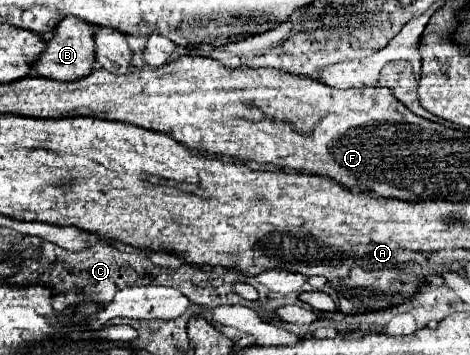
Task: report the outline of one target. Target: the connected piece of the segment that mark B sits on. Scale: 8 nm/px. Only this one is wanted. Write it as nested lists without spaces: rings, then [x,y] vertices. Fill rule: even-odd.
[[[67,16],[53,28],[53,36],[45,40],[45,50],[33,62],[33,72],[37,76],[45,76],[53,80],[77,80],[89,74],[89,70],[93,70],[93,62],[95,62],[93,26],[75,16]]]

